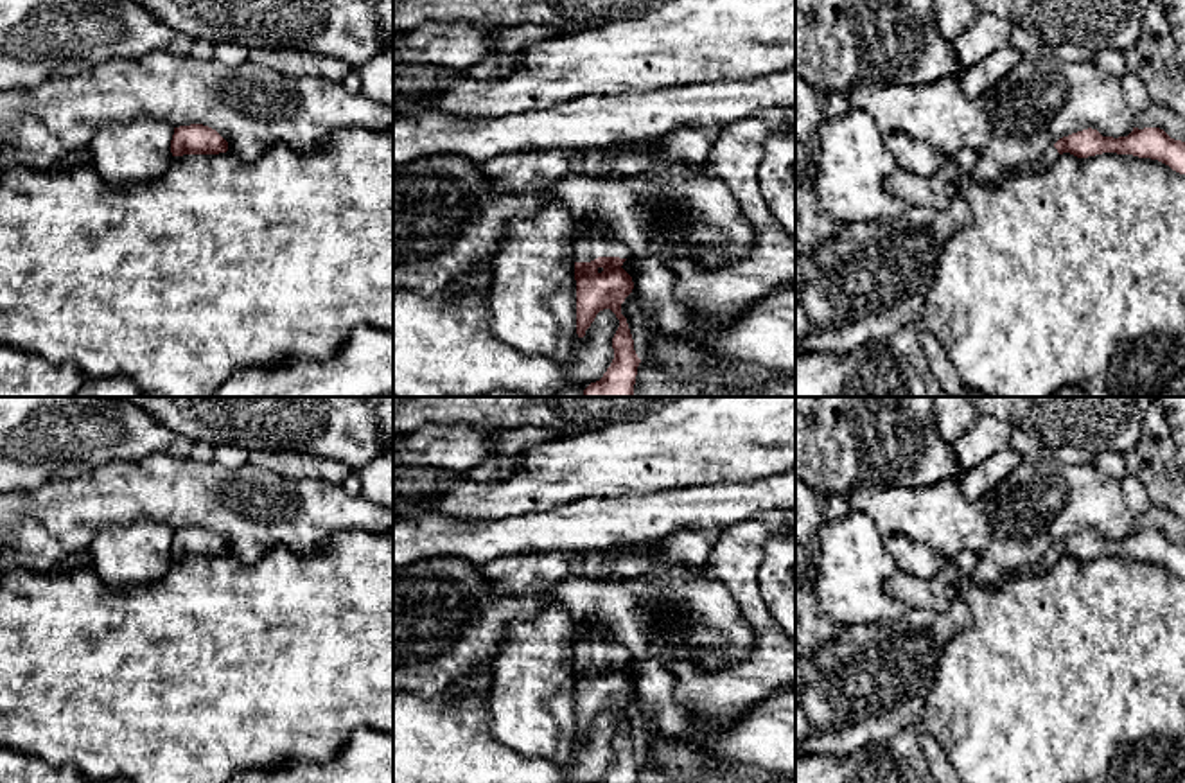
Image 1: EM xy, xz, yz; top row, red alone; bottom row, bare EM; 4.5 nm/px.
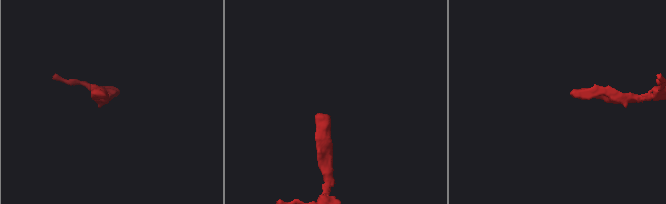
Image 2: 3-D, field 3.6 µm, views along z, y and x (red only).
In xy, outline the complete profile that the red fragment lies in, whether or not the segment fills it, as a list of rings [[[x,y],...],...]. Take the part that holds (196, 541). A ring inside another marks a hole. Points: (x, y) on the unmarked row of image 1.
[[[190,526],[174,530],[171,542],[172,559],[219,557],[228,553],[228,544],[212,530]]]

